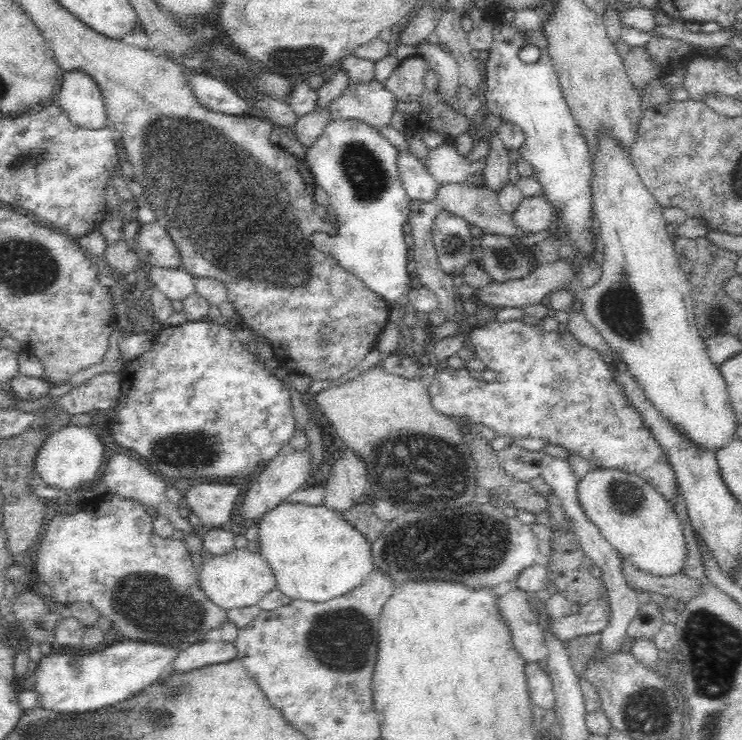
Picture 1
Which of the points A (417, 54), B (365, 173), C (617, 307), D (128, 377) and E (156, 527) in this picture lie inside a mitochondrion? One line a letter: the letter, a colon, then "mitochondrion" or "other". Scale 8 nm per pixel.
A: other
B: mitochondrion
C: mitochondrion
D: other
E: other

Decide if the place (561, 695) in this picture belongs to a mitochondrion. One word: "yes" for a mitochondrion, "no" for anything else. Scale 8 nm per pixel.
no

